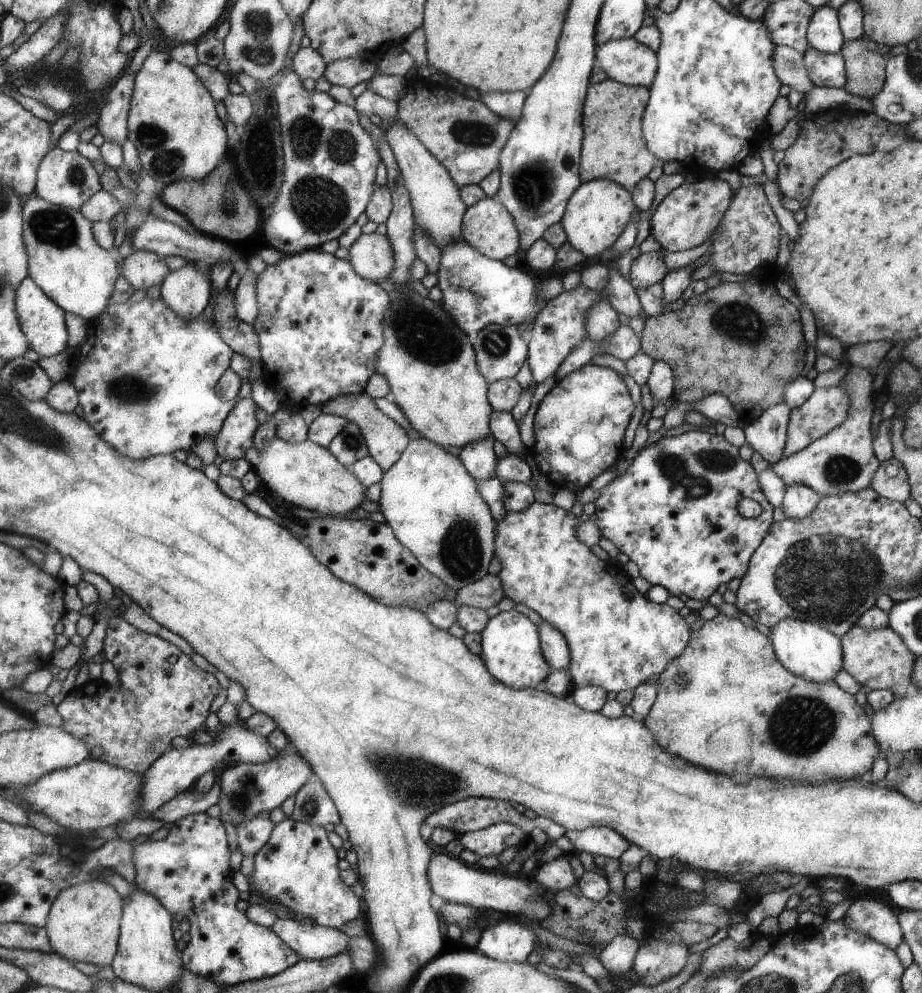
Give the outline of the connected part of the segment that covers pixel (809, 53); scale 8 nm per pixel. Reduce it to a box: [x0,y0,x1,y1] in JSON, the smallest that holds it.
[803,47,846,88]

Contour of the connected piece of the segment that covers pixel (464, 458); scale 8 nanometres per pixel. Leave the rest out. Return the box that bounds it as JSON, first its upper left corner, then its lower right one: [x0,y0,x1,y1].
[458,438,498,481]

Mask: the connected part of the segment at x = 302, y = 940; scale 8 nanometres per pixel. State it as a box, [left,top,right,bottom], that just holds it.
[273,919,350,961]

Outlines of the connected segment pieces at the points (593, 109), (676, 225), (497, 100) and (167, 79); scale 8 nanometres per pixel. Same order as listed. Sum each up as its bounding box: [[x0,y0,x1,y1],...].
[[581,78,656,193],[650,175,732,252],[480,92,528,125],[127,49,228,186]]

